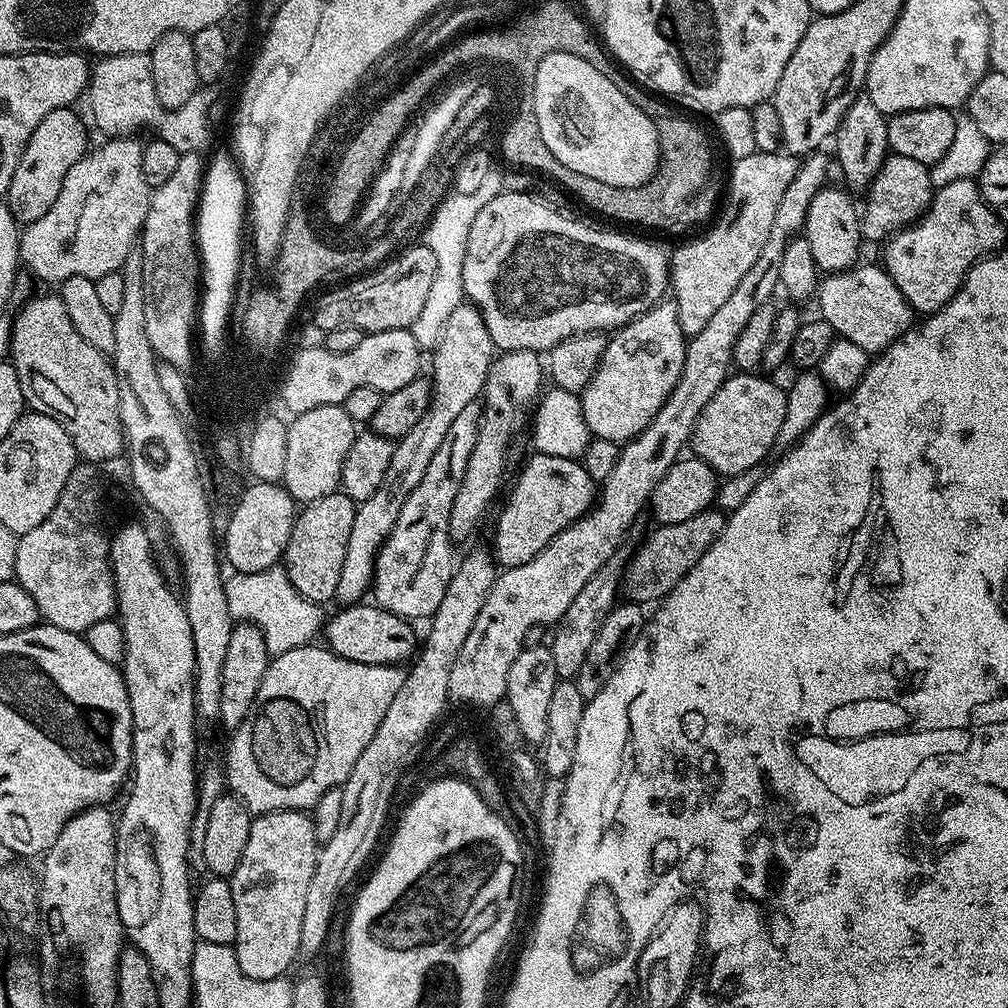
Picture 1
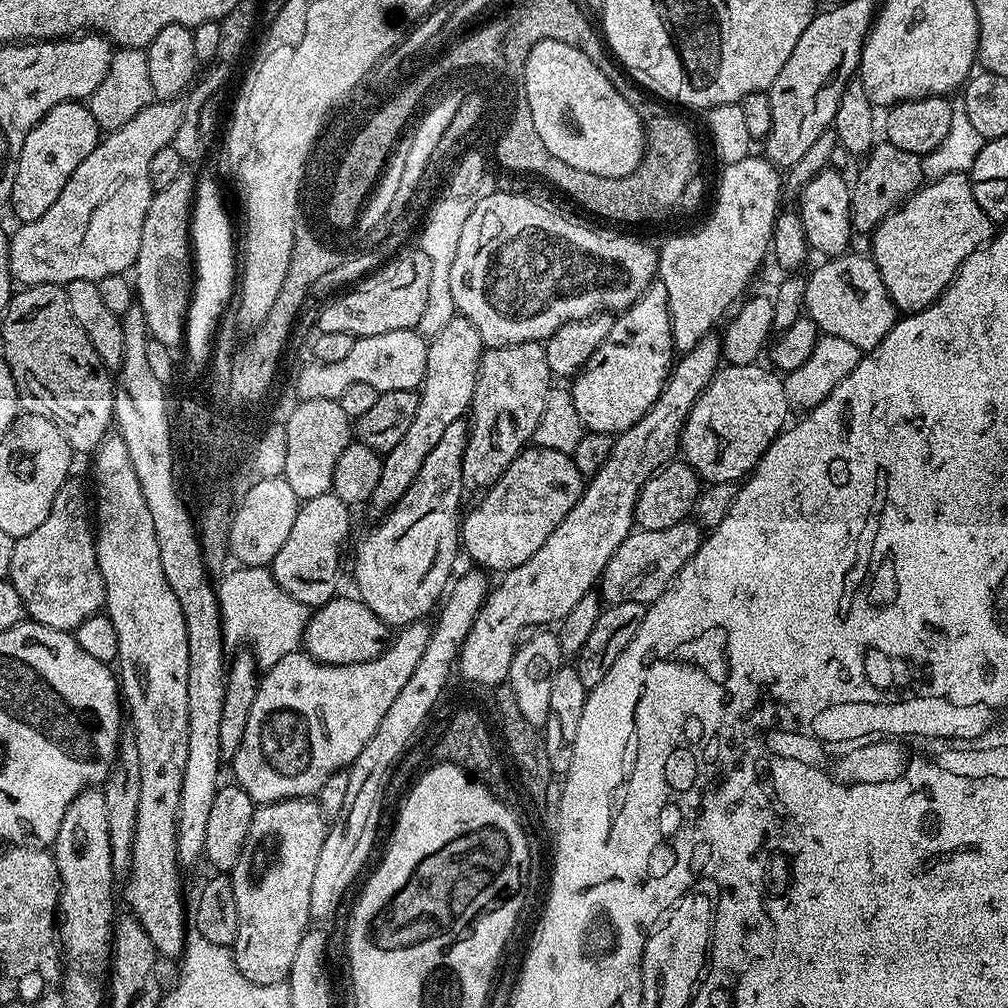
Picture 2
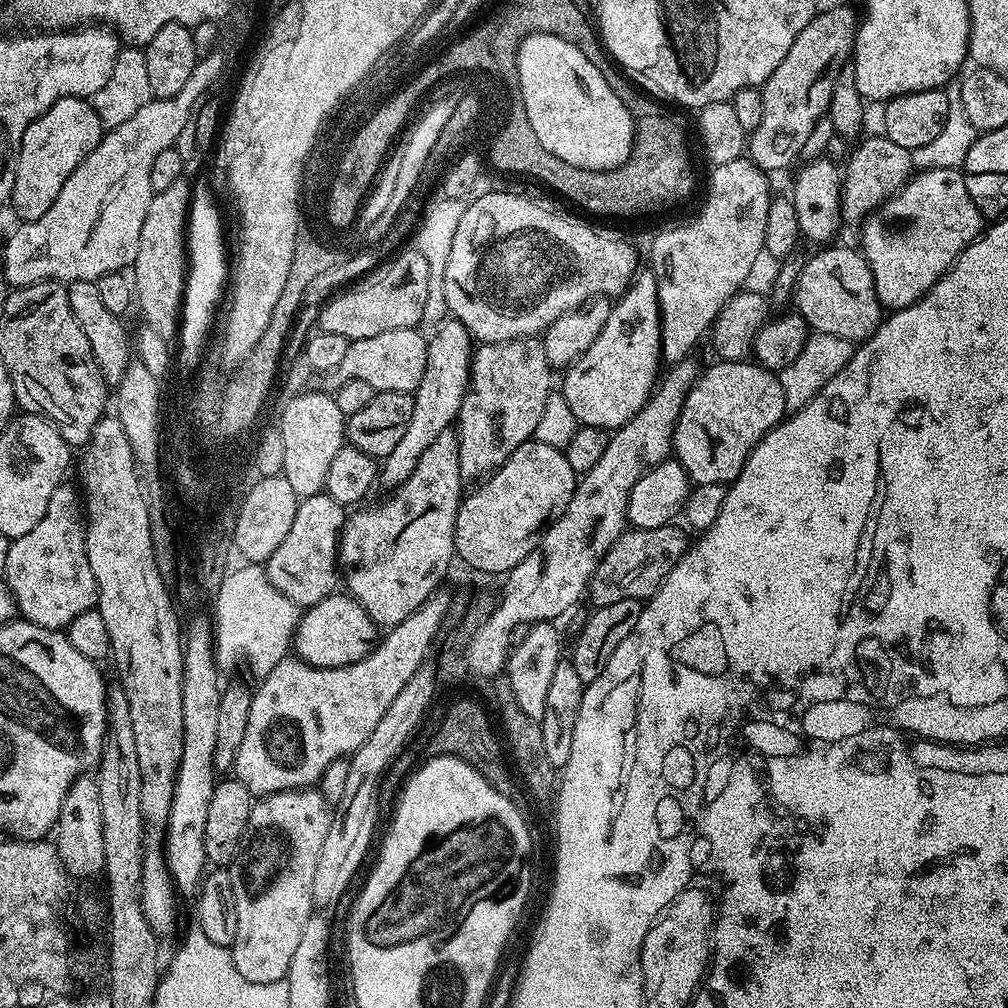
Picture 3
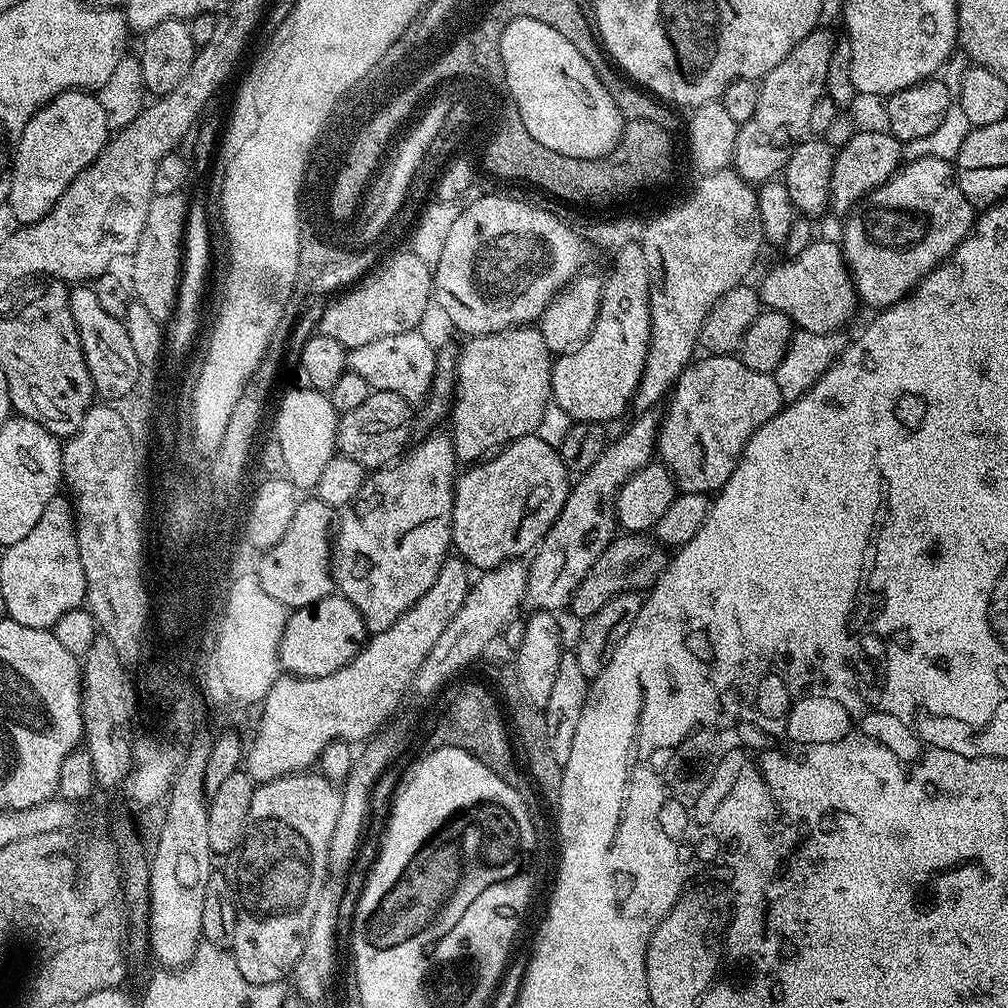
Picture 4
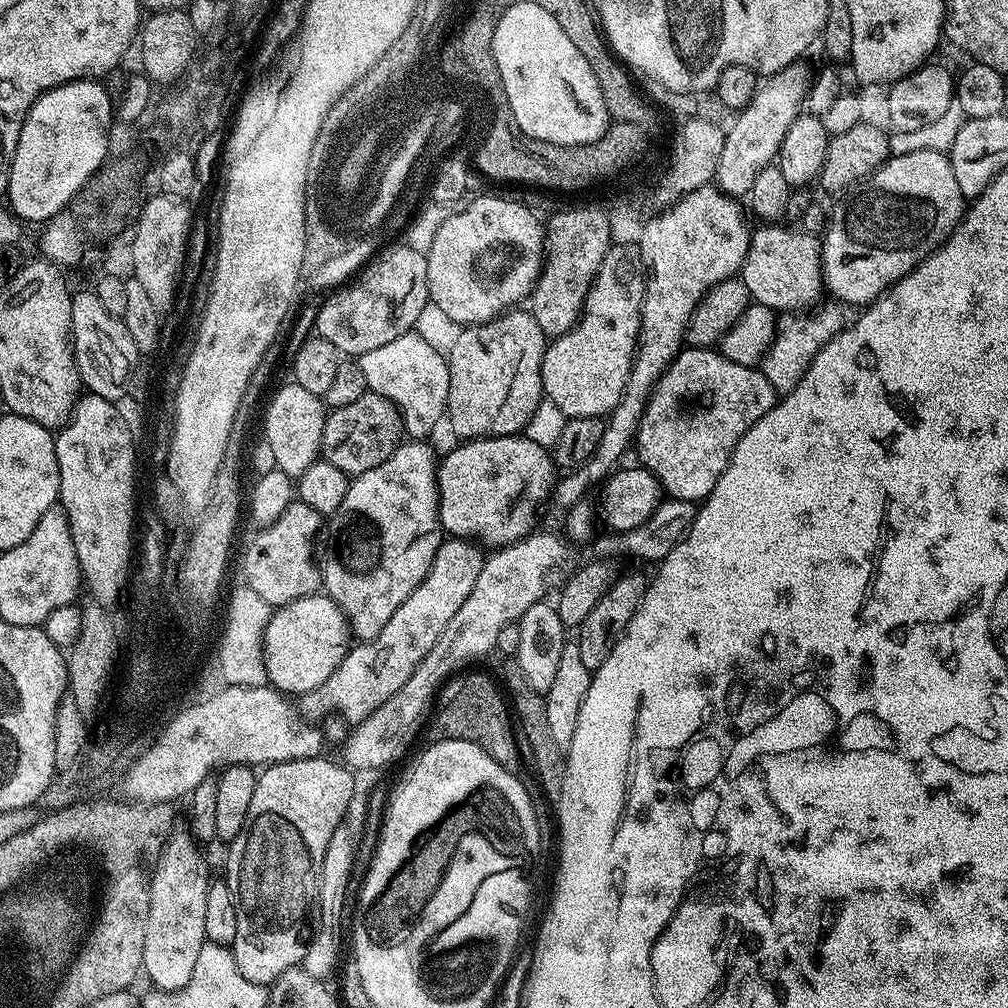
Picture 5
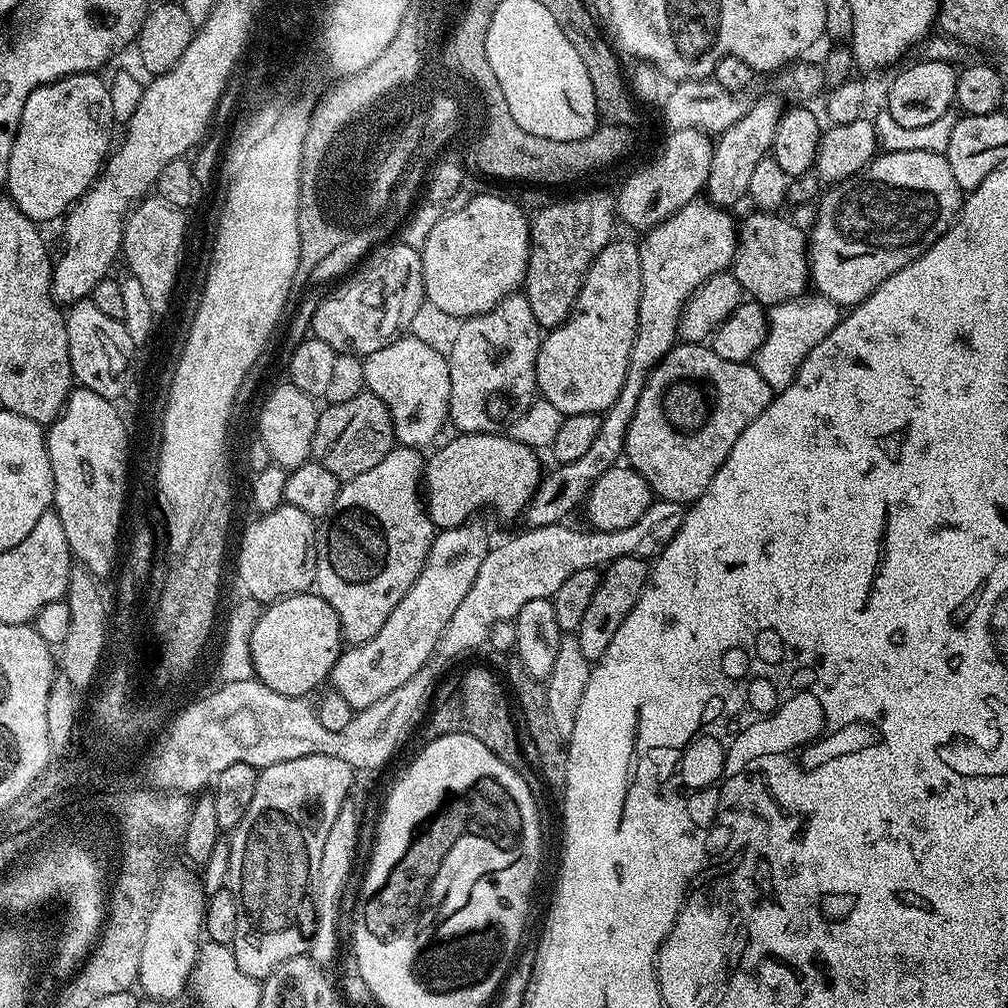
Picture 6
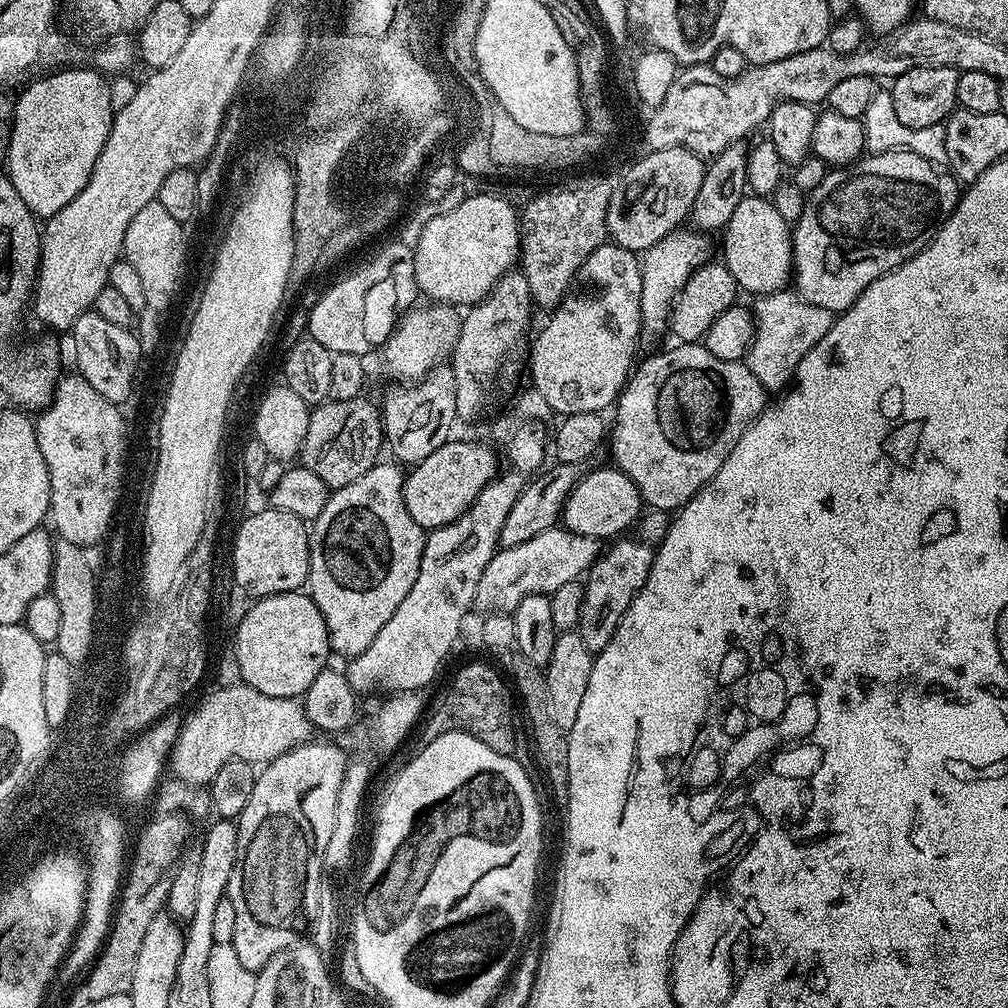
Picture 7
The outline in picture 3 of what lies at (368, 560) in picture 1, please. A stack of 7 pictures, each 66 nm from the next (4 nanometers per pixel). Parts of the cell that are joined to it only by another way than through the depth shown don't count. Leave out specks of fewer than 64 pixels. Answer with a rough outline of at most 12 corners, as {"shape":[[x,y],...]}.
{"shape":[[455,318],[427,337],[405,436],[378,476],[406,482],[453,427],[472,375],[472,335]]}

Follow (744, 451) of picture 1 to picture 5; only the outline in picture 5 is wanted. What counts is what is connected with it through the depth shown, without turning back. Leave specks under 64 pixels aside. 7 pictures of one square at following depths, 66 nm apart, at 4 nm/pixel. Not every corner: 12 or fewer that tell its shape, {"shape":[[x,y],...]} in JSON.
{"shape":[[685,347],[652,391],[639,463],[703,502],[777,391]]}

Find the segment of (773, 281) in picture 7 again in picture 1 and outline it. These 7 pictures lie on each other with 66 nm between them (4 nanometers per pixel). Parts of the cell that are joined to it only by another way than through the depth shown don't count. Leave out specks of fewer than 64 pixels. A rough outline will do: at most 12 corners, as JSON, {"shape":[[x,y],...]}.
{"shape":[[879,263],[827,273],[814,301],[839,339],[885,352],[914,313]]}

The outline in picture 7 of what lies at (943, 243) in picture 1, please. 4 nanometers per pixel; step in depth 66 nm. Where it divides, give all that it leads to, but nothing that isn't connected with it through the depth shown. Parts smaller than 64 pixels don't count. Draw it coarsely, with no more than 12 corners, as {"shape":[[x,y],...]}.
{"shape":[[913,152],[833,167],[792,228],[794,292],[839,314],[962,195]]}

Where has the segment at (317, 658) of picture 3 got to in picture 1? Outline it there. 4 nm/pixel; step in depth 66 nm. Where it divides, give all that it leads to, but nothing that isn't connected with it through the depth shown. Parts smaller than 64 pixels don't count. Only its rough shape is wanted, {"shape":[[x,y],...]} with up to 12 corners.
{"shape":[[357,602],[326,624],[350,662],[403,665],[417,655],[403,616]]}

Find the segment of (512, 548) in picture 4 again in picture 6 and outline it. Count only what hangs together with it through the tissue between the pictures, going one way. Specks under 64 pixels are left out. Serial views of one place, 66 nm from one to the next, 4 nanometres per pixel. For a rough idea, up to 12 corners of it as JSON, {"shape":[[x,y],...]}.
{"shape":[[506,434],[453,435],[426,460],[437,529],[492,506],[527,509],[537,449]]}

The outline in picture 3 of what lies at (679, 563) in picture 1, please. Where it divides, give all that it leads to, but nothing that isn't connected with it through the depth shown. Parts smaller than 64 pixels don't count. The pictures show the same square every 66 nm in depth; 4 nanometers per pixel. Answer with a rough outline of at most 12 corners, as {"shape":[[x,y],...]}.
{"shape":[[672,524],[629,527],[587,603],[647,602],[689,547]]}

